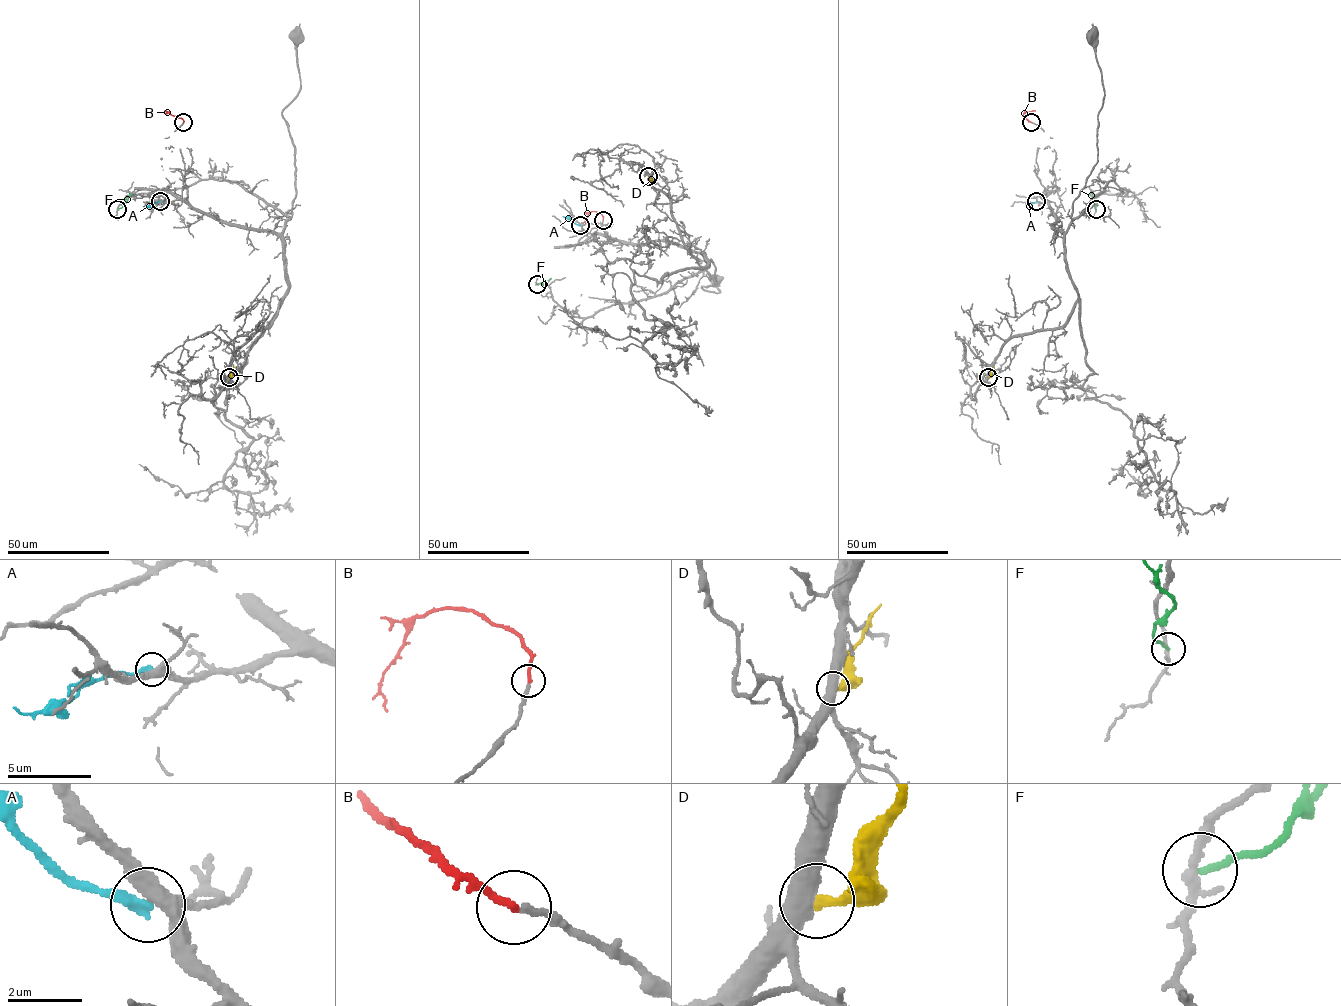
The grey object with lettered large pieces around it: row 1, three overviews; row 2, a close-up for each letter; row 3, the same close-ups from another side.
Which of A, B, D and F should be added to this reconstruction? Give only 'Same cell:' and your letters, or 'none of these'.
Same cell: B

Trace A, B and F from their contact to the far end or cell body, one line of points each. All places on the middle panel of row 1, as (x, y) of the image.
A: (580, 225), (563, 216)
B: (603, 220), (600, 214), (591, 211), (585, 224)
F: (537, 284), (545, 285), (551, 279)

